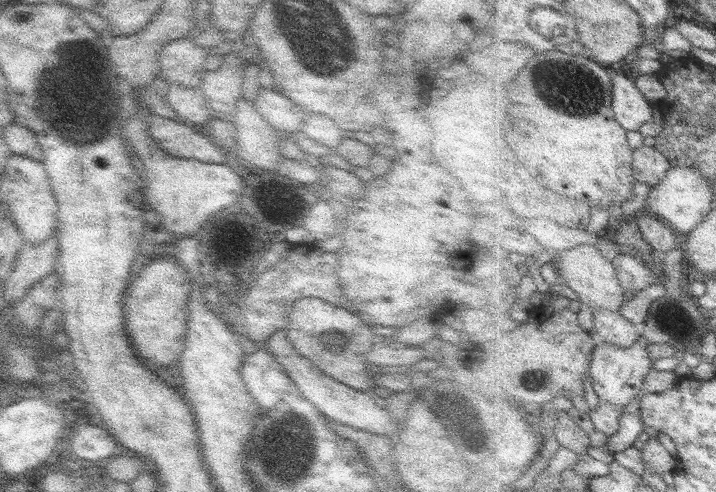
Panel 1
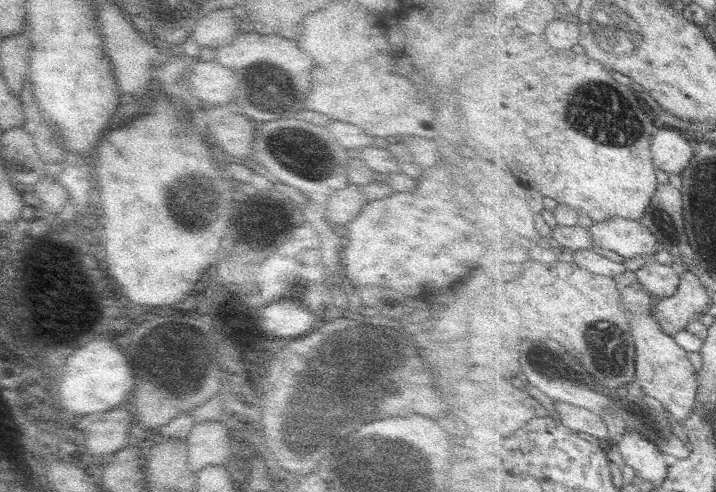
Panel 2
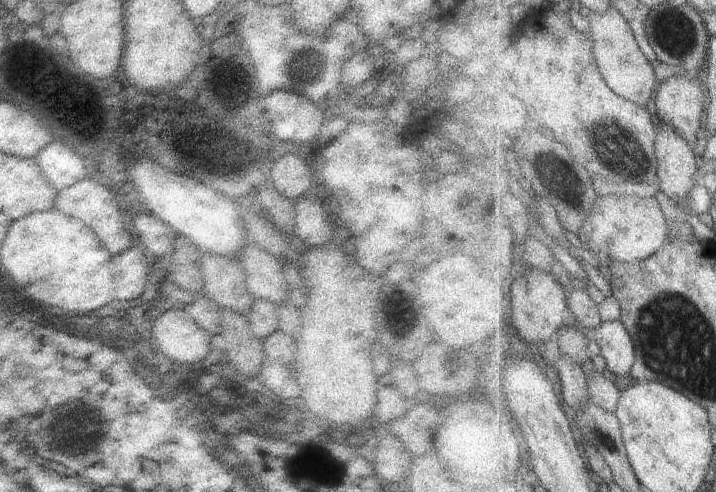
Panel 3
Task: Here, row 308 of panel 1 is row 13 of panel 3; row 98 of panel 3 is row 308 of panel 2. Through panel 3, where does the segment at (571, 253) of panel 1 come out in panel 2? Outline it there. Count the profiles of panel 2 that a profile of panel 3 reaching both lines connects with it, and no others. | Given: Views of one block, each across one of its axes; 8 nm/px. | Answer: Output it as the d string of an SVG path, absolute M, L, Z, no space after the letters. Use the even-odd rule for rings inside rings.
M633 271L625 272L619 276L613 276L618 282L622 294L622 305L628 310L632 320L629 322L637 348L636 375L637 382L648 396L658 400L662 406L673 414L671 419L674 424L683 424L690 417L697 405L698 375L695 365L689 360L689 354L682 346L677 344L674 336L667 334L659 326L658 319L653 309L656 299L638 281Z

